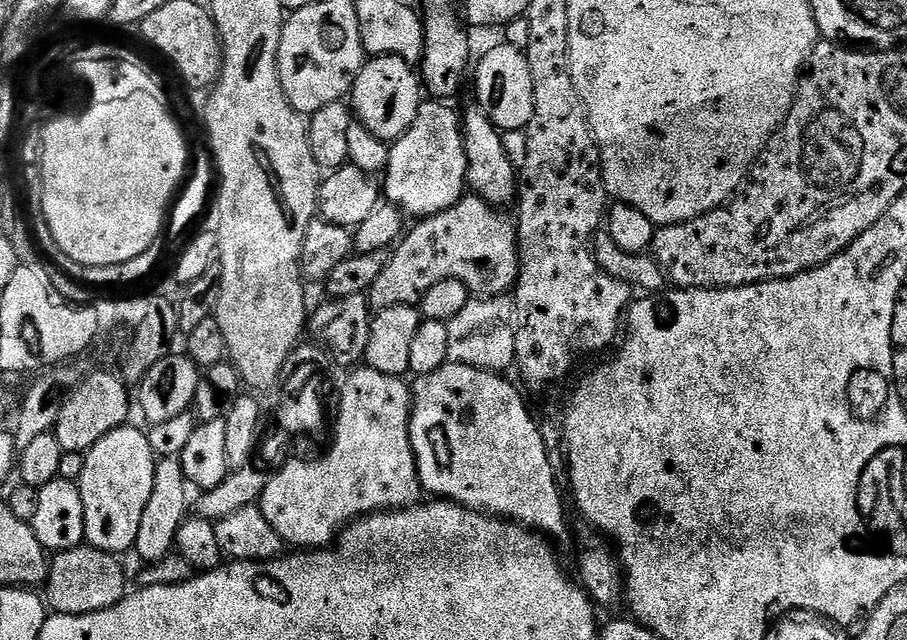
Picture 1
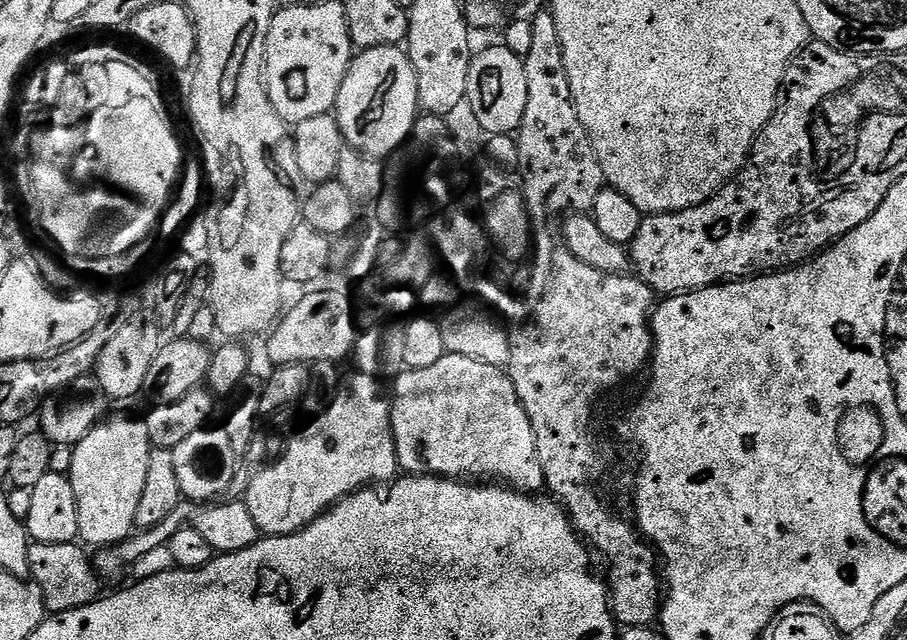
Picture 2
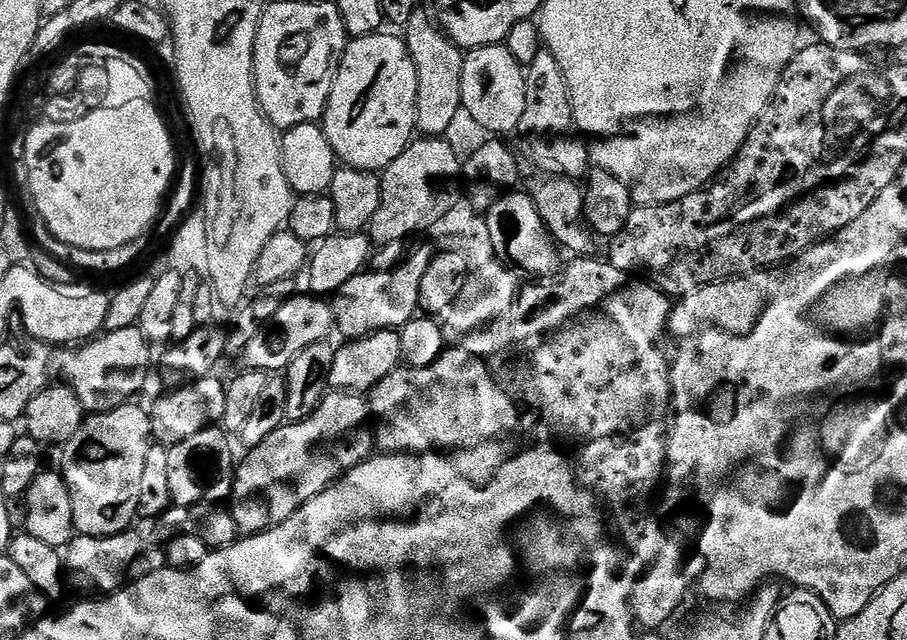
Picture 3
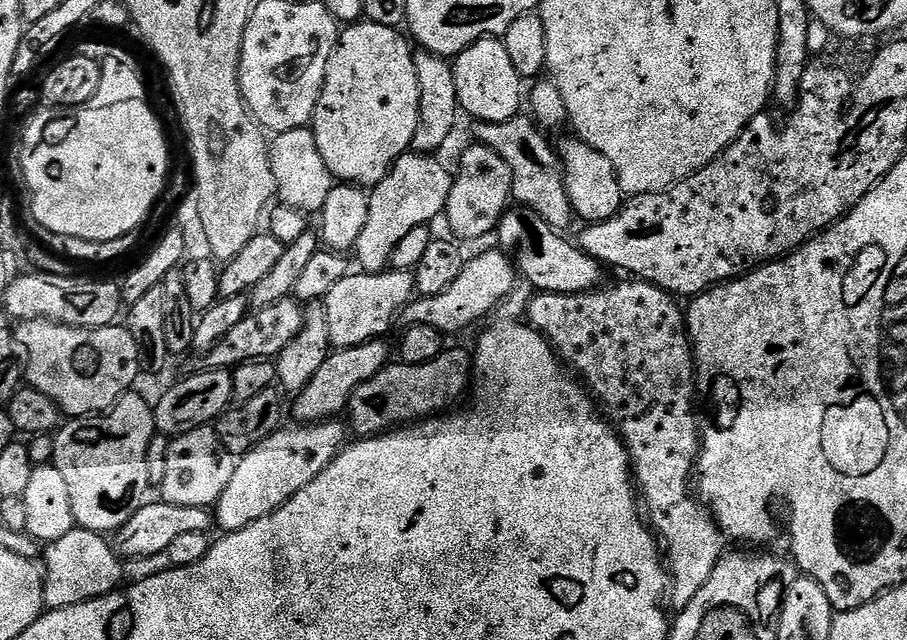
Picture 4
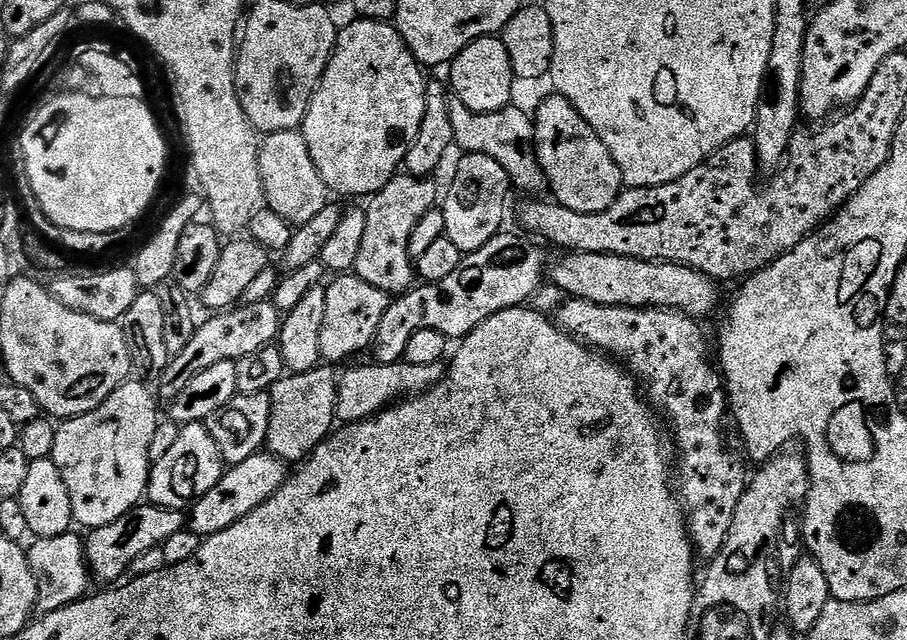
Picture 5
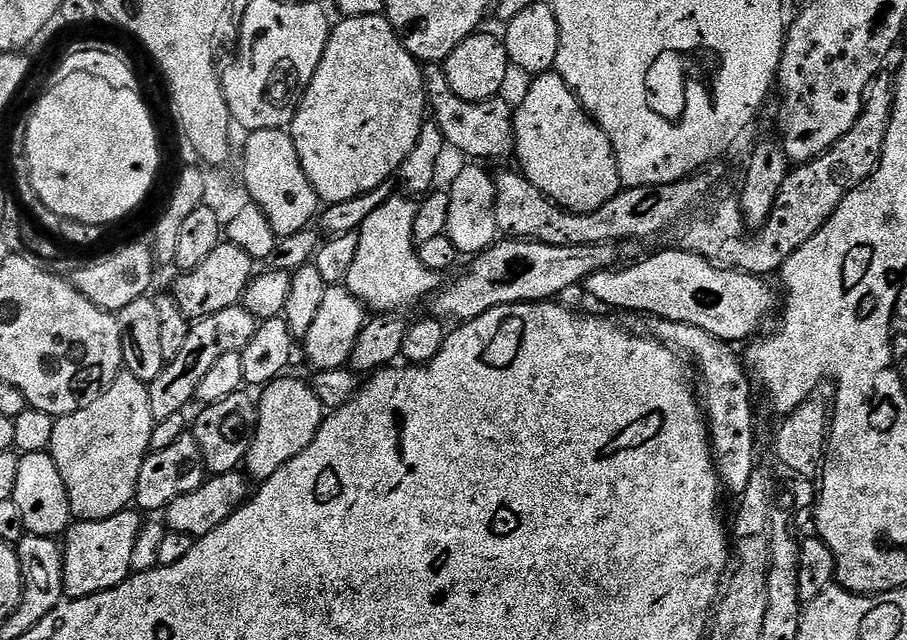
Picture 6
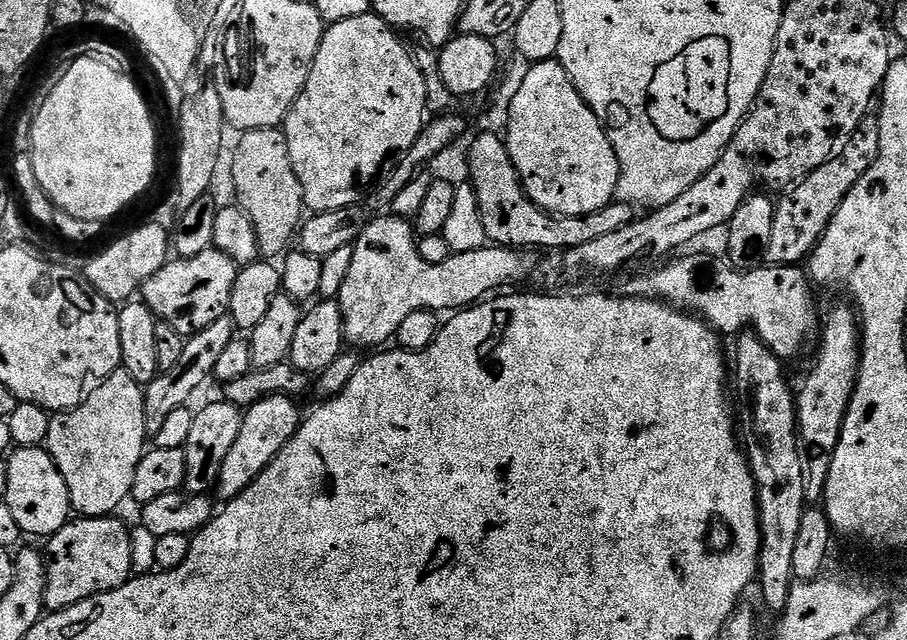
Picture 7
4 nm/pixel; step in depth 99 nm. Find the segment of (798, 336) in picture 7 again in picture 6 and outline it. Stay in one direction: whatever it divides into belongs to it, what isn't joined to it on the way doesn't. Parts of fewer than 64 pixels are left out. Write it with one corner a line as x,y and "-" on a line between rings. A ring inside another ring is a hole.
676,246
669,252
660,252
629,268
624,267
607,268
589,276
587,295
608,308
645,312
656,320
698,326
698,330
706,330
706,334
729,342
755,337
761,331
760,323
778,308
777,293
776,296
772,293
767,279
713,264
696,252
686,252

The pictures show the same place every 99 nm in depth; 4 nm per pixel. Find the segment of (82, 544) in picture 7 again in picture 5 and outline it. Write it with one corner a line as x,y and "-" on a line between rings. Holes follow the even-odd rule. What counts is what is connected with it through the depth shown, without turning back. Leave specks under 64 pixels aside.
151,502
141,503
130,509
122,518
118,518
118,522
110,522
110,526
94,528
87,533
84,554
88,558
91,575
95,579
97,576
100,580
112,580
108,582
123,581
134,558
146,554
146,550
163,546
170,534
178,534
185,531
185,528
186,516
183,511
160,508

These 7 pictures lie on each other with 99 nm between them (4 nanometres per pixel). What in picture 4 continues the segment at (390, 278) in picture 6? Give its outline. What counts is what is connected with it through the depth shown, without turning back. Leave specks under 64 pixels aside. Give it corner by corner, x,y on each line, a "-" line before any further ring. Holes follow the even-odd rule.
409,150
398,158
386,178
382,178
382,182
371,189
368,197
370,214
354,249
354,257
356,256
363,271
385,271
392,263
392,255
398,242
402,242
402,238
406,238
410,230
425,227
432,222
428,220
447,209
454,176
436,159
435,155

